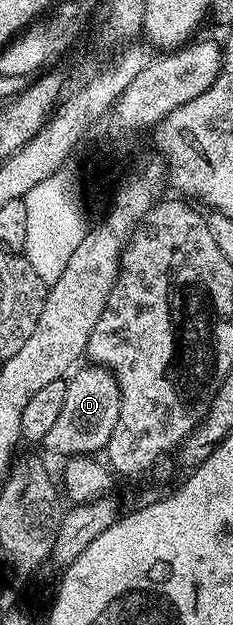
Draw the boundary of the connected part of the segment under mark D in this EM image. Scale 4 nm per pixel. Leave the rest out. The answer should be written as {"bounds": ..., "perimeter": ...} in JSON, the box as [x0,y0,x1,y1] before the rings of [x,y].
{"bounds":[41,364,121,456],"perimeter":[[[86,364],[83,370],[75,369],[66,382],[64,408],[60,408],[60,417],[56,419],[56,424],[52,424],[48,436],[42,438],[41,445],[63,456],[94,456],[105,451],[120,416],[121,399],[118,381],[106,367]]]}

